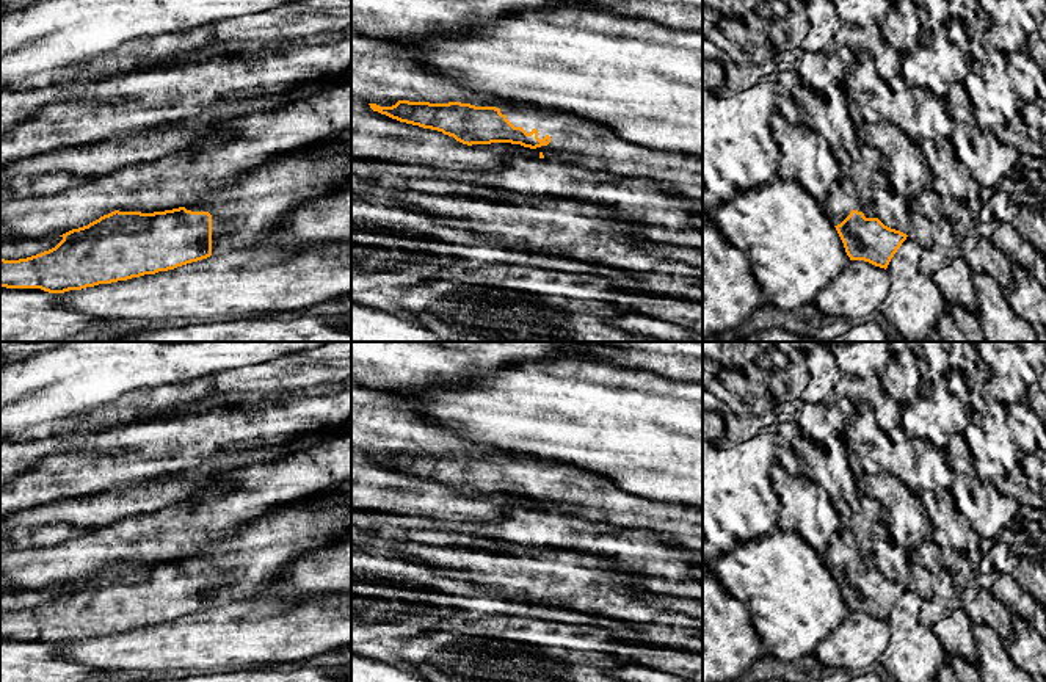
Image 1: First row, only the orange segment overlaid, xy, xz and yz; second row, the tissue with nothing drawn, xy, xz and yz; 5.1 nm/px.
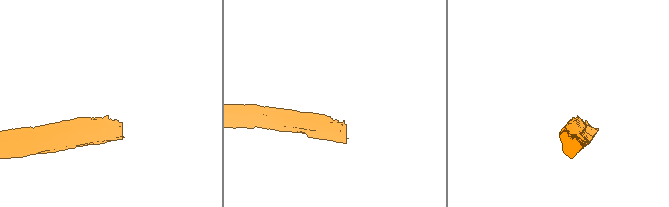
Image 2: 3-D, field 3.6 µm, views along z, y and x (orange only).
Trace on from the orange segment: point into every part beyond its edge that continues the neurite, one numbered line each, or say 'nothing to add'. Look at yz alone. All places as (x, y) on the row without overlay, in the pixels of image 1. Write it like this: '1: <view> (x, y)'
1: yz (841, 551)

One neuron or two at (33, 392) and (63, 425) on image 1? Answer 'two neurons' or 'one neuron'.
two neurons

